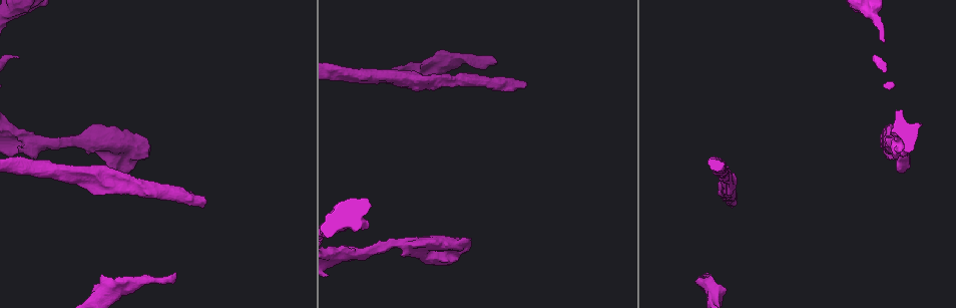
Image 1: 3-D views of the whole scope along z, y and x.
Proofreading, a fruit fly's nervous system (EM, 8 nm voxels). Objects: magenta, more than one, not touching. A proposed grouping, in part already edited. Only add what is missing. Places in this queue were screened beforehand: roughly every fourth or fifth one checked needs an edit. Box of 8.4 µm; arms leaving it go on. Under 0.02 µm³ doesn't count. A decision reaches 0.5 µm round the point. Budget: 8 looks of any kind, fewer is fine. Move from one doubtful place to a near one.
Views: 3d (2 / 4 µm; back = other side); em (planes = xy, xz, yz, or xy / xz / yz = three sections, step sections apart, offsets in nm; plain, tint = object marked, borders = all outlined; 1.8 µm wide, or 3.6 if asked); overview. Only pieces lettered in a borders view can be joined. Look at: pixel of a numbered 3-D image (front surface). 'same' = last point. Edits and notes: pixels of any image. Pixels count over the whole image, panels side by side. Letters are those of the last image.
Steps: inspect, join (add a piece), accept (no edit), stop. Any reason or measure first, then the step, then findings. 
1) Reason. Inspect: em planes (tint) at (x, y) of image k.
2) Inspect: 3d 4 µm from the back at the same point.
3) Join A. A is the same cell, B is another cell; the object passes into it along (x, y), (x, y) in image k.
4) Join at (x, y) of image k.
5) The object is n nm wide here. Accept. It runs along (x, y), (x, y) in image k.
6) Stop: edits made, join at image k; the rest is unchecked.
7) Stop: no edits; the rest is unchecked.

An open end. Inspect: 3d 4 µm from the back at (731, 206) of image 1.

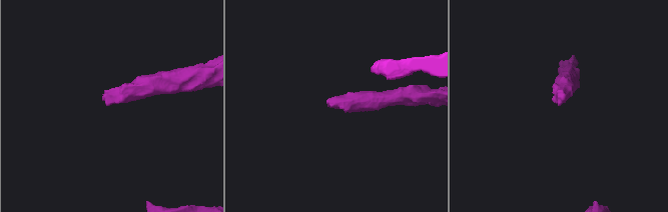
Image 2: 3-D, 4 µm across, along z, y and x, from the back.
Need the tissue. Inspect: em planes (borders) at (330, 105) of image 2.

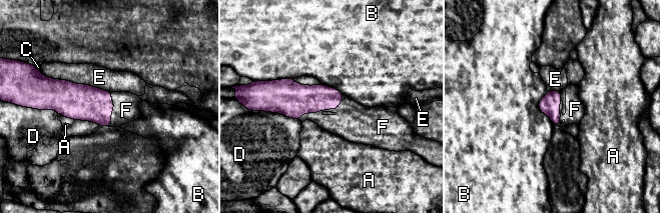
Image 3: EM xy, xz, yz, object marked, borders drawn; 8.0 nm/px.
Join F. F is the same cell, A, B, C, D and E are other cells; the object passes into it along (293, 99), (322, 109), (351, 122) in image 3; it goes on there.

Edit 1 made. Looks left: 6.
Free end. Inspect: em xy step 4 (borders) at (495, 59) of image 1.

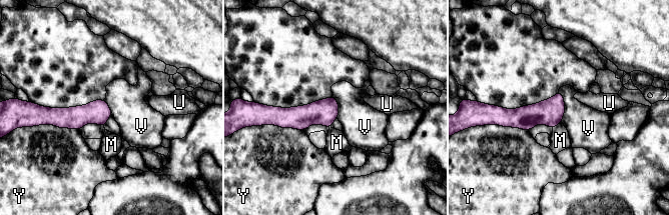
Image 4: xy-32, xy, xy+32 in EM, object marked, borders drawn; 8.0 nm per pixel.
Inspect: em planes (borders) at the same point.

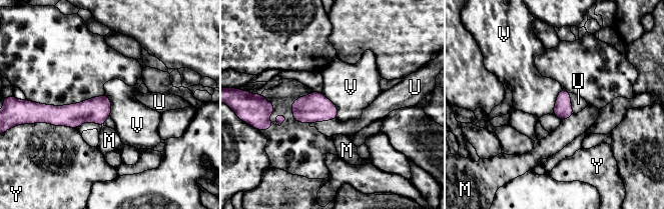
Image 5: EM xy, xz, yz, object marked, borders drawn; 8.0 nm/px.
Join U. U is the same cell, M, V and Y are other cells; it goes on there.

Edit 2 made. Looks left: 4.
Stop: edits made, join at image 3, join at image 5; the rest is unchecked.

